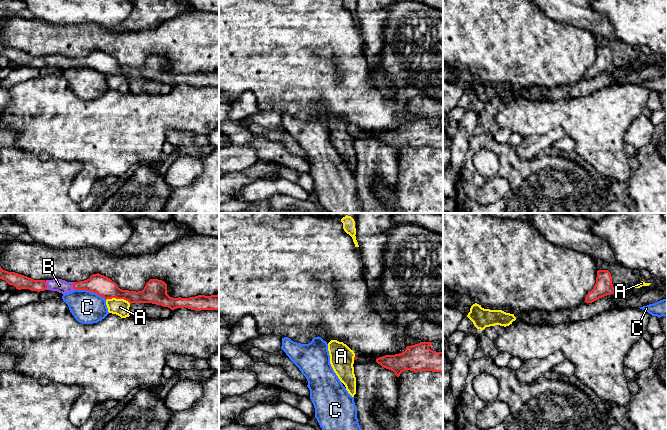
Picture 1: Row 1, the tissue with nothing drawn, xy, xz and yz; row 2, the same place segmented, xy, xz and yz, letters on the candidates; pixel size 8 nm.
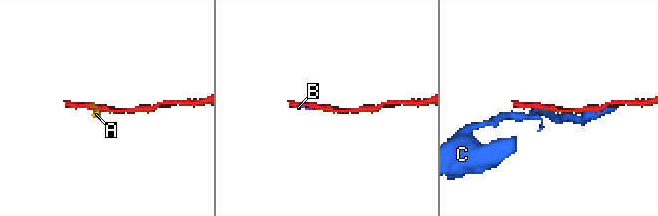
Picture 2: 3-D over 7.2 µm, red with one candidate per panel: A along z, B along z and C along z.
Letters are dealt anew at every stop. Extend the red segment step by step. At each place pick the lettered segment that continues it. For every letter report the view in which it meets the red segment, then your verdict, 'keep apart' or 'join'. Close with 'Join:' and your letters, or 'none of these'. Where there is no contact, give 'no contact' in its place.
A: xy | keep apart
B: xy | join
C: xy | keep apart
Join: B

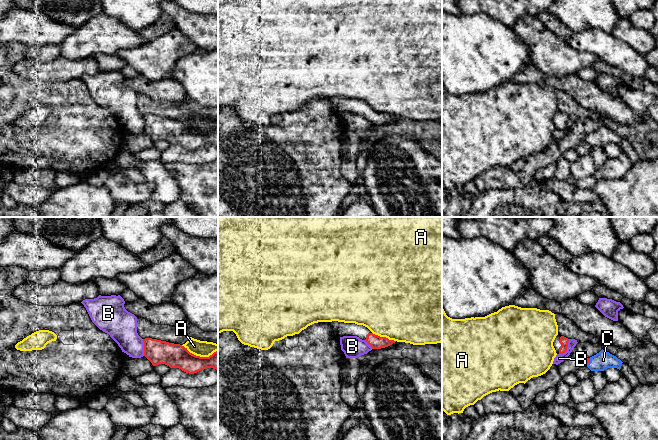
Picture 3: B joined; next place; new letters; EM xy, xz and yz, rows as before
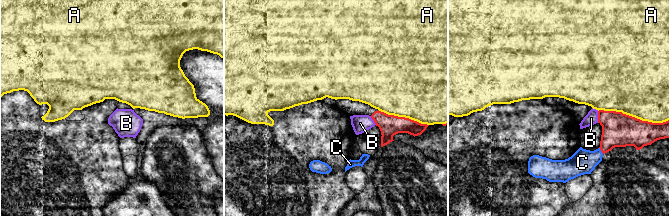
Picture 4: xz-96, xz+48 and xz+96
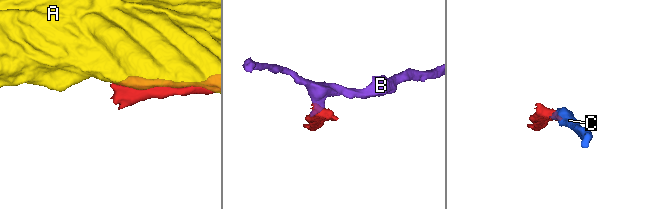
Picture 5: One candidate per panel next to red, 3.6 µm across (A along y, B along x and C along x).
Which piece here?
A: xy | keep apart
B: yz | keep apart
C: yz | join
Join: C

